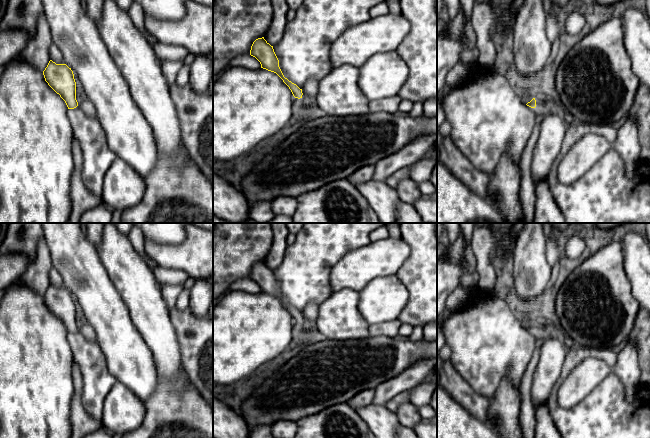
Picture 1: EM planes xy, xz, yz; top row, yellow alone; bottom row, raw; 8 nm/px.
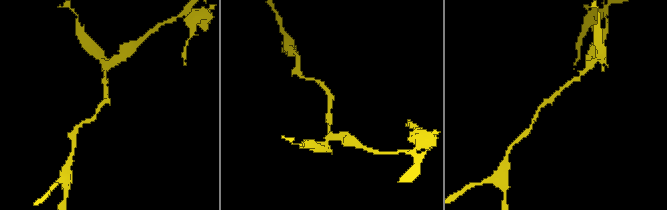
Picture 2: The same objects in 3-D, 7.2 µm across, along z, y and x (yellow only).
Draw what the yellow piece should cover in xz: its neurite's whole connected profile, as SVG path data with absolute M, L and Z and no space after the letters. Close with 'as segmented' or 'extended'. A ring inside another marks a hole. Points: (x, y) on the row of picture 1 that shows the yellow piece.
M264 37L258 38L253 42L250 55L260 62L261 68L276 73L289 87L295 98L302 98L302 89L284 77L279 67L279 60L274 52L273 46L271 46Z | as segmented

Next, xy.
M50 60L43 75L48 85L65 101L68 109L78 106L76 82L71 68L66 64L56 64Z | as segmented

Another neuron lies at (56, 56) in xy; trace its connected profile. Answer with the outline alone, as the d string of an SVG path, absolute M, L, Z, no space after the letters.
M54 43L50 45L49 53L50 53L50 60L55 62L56 64L65 64L61 51Z

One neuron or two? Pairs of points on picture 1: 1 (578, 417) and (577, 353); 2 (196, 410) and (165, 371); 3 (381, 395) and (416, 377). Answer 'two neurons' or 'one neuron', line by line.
1: one neuron
2: two neurons
3: one neuron

